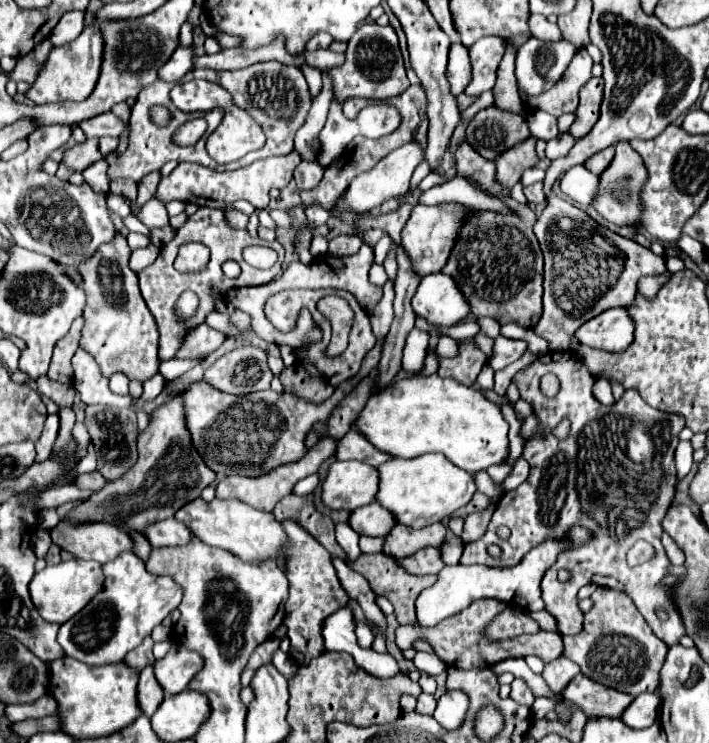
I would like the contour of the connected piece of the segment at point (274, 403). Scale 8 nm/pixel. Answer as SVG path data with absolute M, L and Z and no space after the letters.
M376 341L376 345L366 355L356 377L340 383L330 399L320 405L298 399L290 393L274 393L274 391L258 391L248 395L230 395L222 393L204 379L188 383L178 395L186 405L186 427L190 429L190 439L194 449L200 453L202 461L216 475L246 475L256 477L272 471L278 465L298 461L306 455L306 429L316 421L324 421L334 411L334 405L358 385L362 377L368 377L374 367L380 363L384 341Z

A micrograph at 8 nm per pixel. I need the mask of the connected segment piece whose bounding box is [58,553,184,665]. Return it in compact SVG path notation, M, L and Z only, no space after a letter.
M122 553L116 561L102 565L102 571L102 591L92 597L82 613L76 613L70 621L62 623L58 631L58 643L62 645L64 653L88 665L122 661L128 651L138 647L142 639L180 605L184 593L184 589L172 577L148 573L144 561L134 553Z

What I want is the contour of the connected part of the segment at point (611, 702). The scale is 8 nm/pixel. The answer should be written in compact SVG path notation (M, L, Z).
M576 675L562 693L570 703L578 705L588 717L620 717L634 701L632 695L598 685L596 681Z

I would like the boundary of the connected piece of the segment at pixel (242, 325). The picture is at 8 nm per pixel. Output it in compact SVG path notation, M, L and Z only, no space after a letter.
M235 309L234 313L230 316L230 320L239 331L245 331L251 326L250 316L239 309Z

